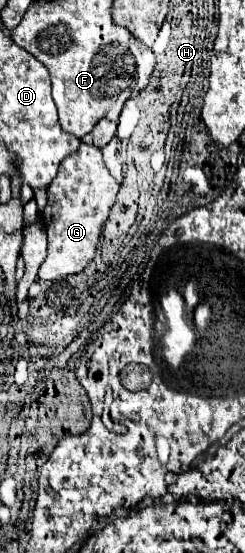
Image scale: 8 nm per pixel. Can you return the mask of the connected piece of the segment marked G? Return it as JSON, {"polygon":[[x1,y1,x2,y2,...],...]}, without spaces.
{"polygon":[[81,143,73,155,61,161,57,177,47,187,49,201,41,213,41,223,49,237,49,255,39,267,39,279,57,281,67,275,81,273,91,263,117,191,119,183,107,171,99,147]]}

